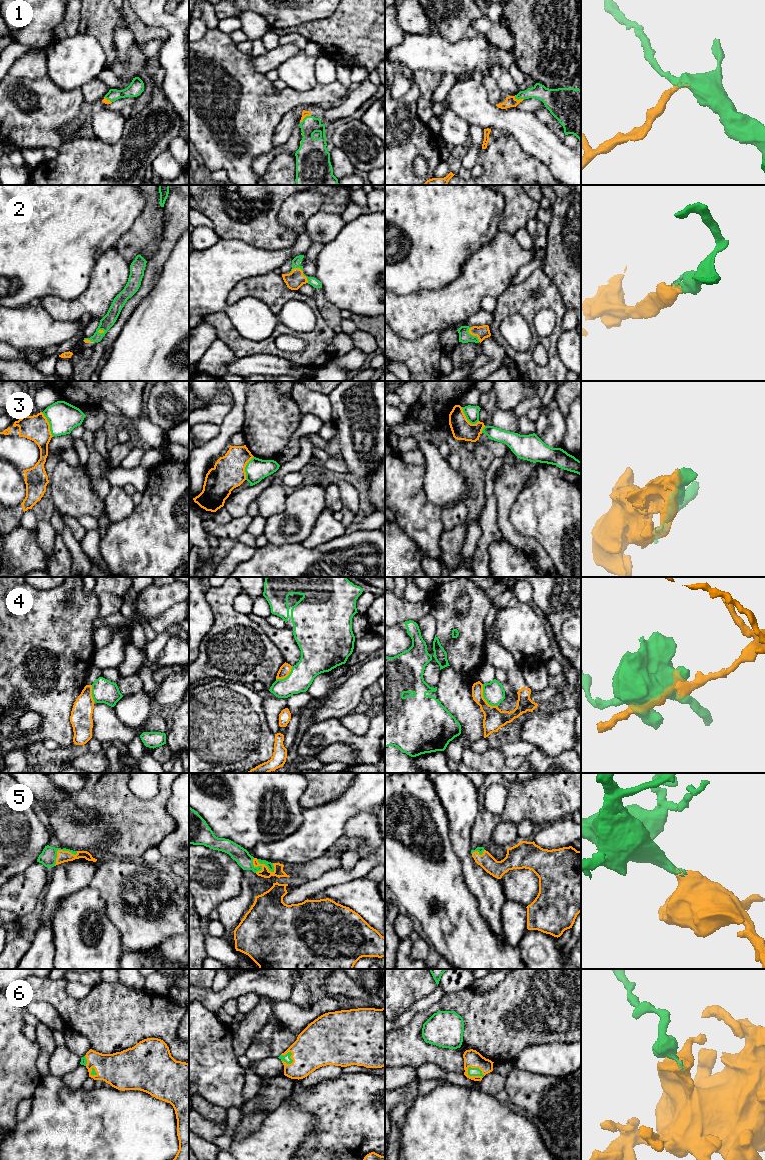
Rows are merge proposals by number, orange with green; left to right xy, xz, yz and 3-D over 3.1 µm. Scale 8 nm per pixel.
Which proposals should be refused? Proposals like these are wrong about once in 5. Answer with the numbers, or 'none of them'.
3, 4

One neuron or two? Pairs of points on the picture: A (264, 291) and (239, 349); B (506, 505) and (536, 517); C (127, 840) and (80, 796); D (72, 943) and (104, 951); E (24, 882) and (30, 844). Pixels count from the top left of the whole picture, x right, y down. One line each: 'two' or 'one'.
A: one
B: two
C: one
D: one
E: two

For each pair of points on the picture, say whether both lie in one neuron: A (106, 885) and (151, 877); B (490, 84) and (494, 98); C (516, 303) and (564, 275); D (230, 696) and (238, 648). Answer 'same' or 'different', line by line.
A: same
B: same
C: different
D: different

